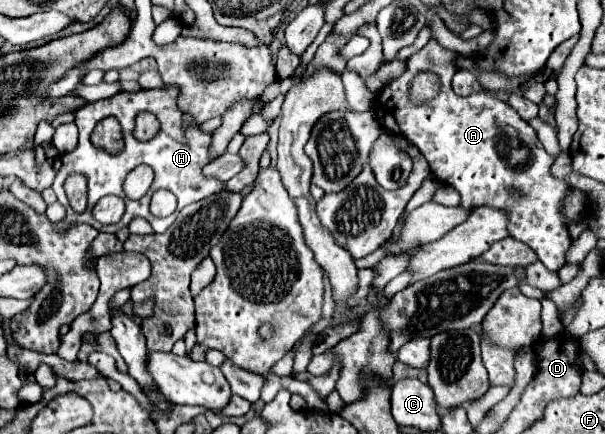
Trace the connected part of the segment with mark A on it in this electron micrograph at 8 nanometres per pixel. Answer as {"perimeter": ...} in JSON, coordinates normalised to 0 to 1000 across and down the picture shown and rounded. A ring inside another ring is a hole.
{"perimeter":[[[711,88],[698,115],[674,134],[668,171],[625,212],[618,230],[621,272],[631,295],[668,313],[701,355],[714,401],[760,442],[764,479],[800,470],[833,479],[843,498],[843,544],[873,562],[906,622],[922,627],[932,613],[936,581],[945,562],[926,493],[926,465],[939,442],[939,429],[909,406],[916,364],[893,336],[883,295],[866,281],[833,230],[826,230],[820,212],[790,207],[777,221],[750,217],[744,184],[757,166],[754,134],[757,120],[747,120],[727,106],[721,88]],[[691,161],[721,166],[731,203],[727,217],[707,240],[681,244],[681,253],[674,253],[668,221],[674,212],[678,180]]]}

